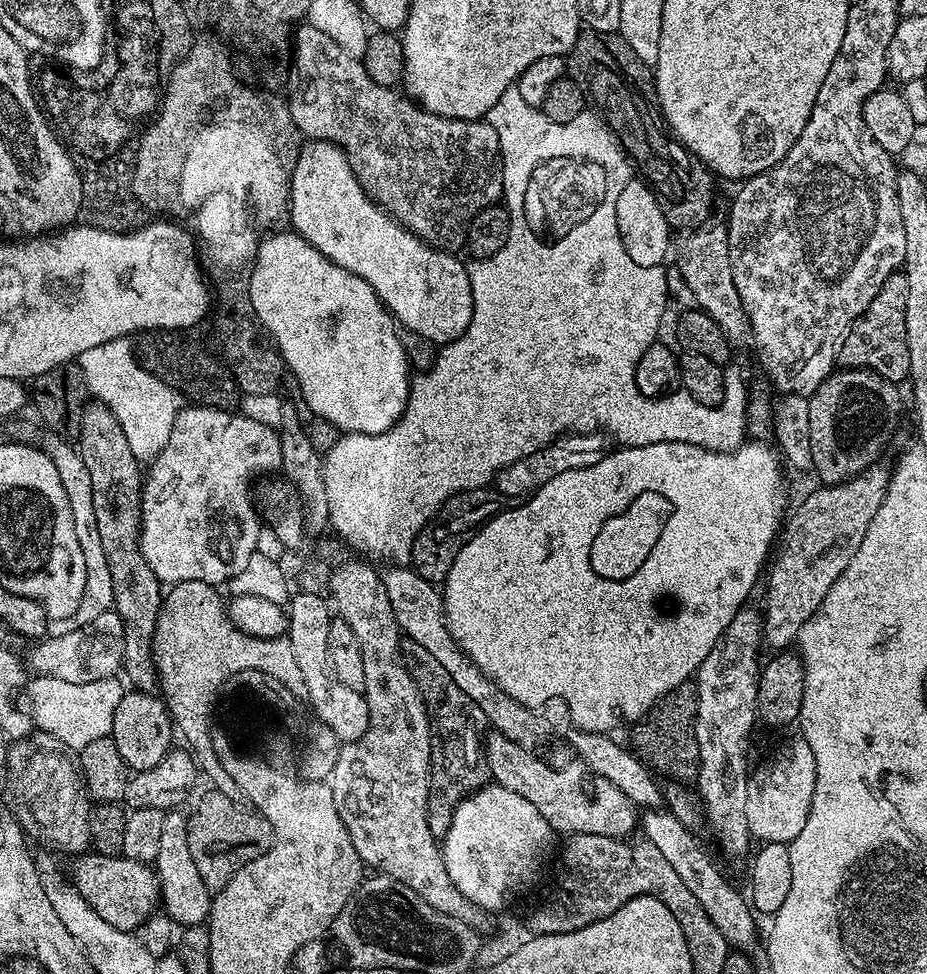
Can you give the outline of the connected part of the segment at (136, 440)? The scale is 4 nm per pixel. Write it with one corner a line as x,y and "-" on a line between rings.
127,337
111,339
110,342
83,351
76,363
83,372
89,395
106,405
118,418
136,460
154,460
172,436
177,414
184,406
180,393
142,367
135,347

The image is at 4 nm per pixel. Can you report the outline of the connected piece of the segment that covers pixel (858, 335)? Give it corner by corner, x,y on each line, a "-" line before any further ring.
896,271
882,282
870,306
866,306
864,313
853,322
838,360
846,368
870,368
897,386
909,379
910,350
906,350
906,278
903,271

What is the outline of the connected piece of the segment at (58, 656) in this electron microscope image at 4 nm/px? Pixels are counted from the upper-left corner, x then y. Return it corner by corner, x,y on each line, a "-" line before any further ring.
115,610
103,612
81,628
69,627
61,636
49,634
33,643
26,664
35,675
62,678
62,682
98,682
115,677
124,662
124,631

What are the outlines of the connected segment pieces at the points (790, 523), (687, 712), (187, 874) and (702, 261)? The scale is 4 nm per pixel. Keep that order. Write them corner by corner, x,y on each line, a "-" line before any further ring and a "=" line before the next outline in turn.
873,466
859,472
857,476
850,480
844,480
841,484
825,484
816,486
816,489
797,506
792,512
792,517
785,519
782,524
782,531
778,537
778,547
774,552
774,559
771,561
770,567
766,572
766,584
768,580
768,593
764,596
764,608
762,607
762,615
764,618
764,644
767,647
784,650
795,641
796,635
802,630
802,626
806,626
806,622
815,614
822,606
822,602
826,598
826,594
830,594
830,586
834,586
834,582
838,582
838,578
842,574
842,570
846,570
846,566
850,566
850,558
854,558
854,554
858,550
858,546
862,546
862,538
866,538
866,530
870,526
870,522
874,518
874,514
878,514
878,506
882,506
882,498
886,498
886,490
890,481
889,469
880,468
881,466
=
689,682
678,685
670,694
666,694
652,707
651,712
644,717
640,733
636,736
635,751
641,760
653,769
661,768
672,782
692,782
700,773
700,751
698,750
698,738
696,737
696,686
=
180,810
164,812
162,834
158,841
158,858
154,861
154,871
160,881
160,898
162,908
169,920
176,926
203,924
212,909
213,893
209,892
198,866
194,866
194,857
190,855
190,838
188,837
188,817
=
709,219
707,224
701,224
683,233
684,236
675,241
674,248
680,251
680,276
684,279
686,287
692,291
692,296
697,300
699,311
704,312
722,330
722,334
729,344
739,346
748,344
750,329
748,315
744,309
742,298
738,296
738,286
734,286
734,270
730,266
730,246
728,245
728,225

